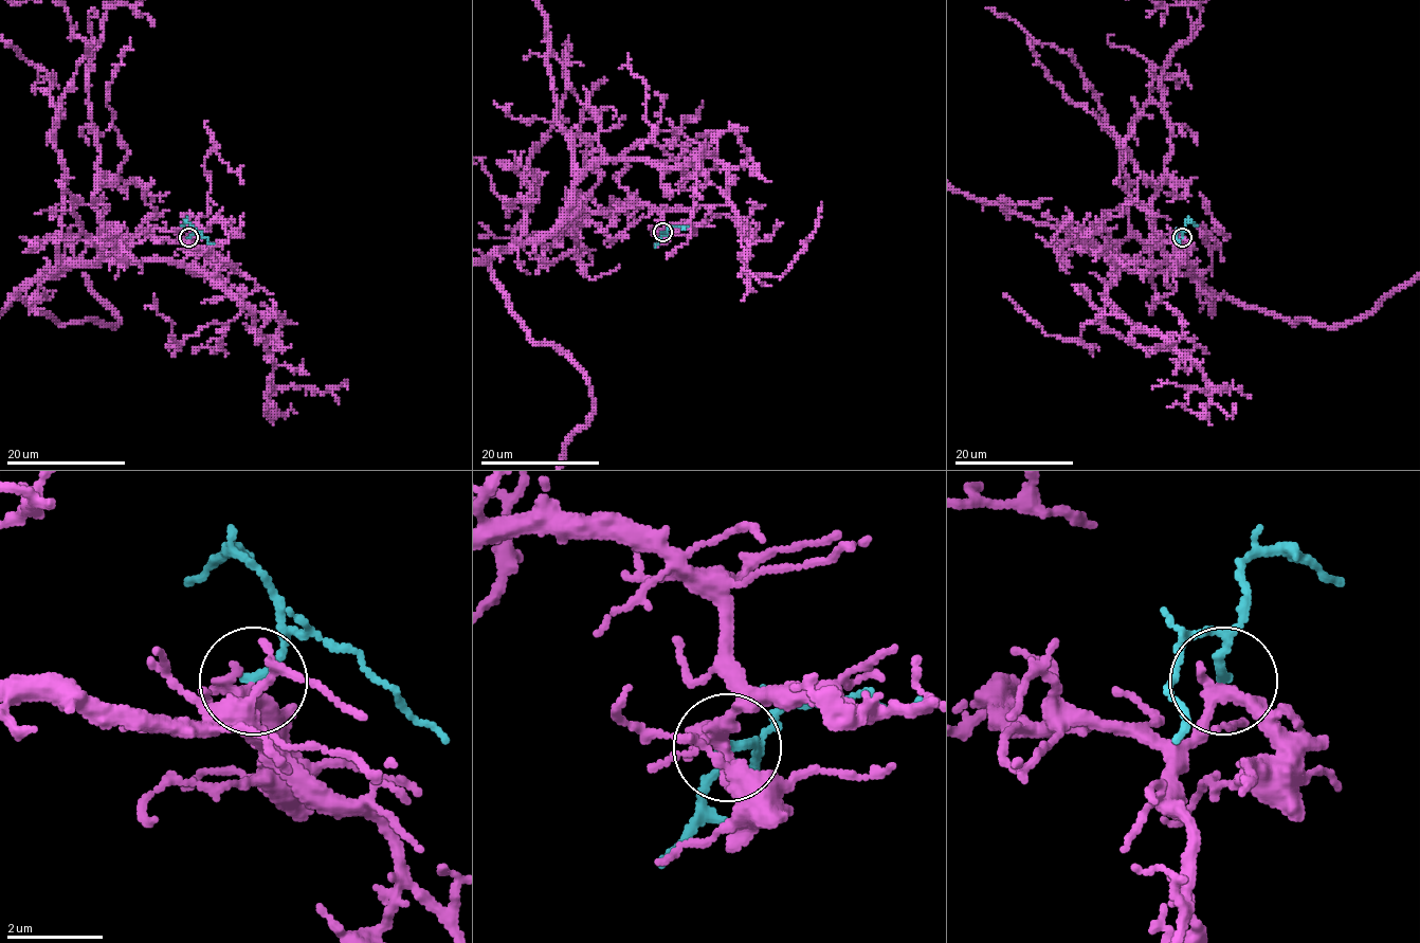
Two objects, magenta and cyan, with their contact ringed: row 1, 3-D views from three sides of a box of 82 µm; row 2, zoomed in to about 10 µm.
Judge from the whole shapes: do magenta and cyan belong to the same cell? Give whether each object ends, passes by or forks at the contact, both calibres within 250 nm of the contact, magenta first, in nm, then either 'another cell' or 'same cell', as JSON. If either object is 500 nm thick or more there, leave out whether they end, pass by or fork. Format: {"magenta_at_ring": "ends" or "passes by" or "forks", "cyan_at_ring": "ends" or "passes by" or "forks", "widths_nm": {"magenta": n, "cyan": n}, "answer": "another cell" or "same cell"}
{"magenta_at_ring": "forks", "cyan_at_ring": "ends", "widths_nm": {"magenta": 240, "cyan": 170}, "answer": "same cell"}

